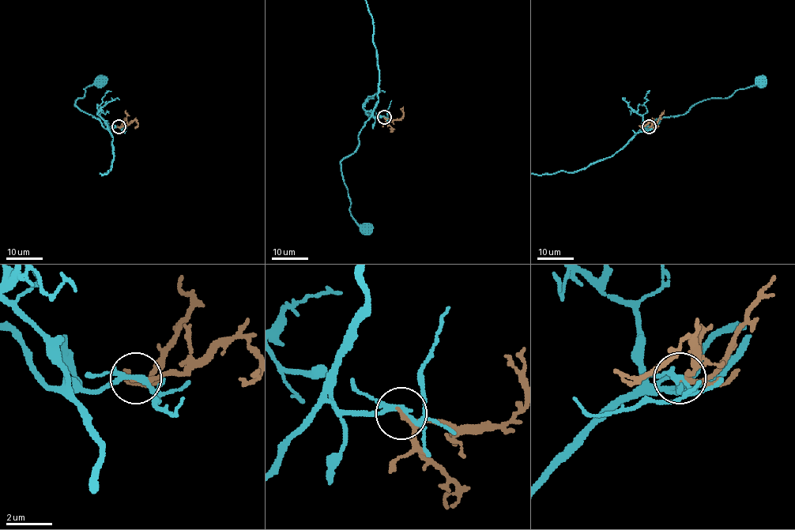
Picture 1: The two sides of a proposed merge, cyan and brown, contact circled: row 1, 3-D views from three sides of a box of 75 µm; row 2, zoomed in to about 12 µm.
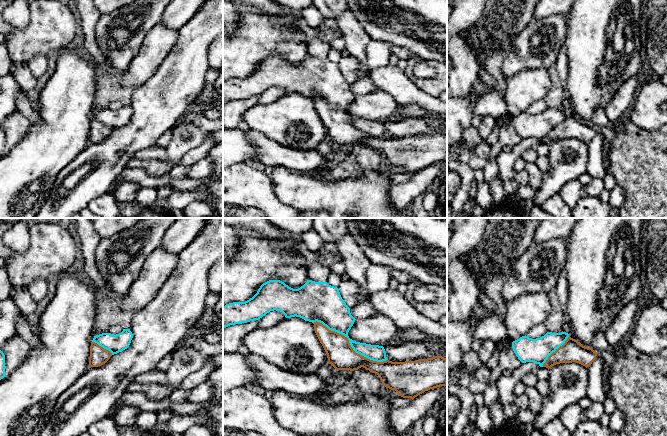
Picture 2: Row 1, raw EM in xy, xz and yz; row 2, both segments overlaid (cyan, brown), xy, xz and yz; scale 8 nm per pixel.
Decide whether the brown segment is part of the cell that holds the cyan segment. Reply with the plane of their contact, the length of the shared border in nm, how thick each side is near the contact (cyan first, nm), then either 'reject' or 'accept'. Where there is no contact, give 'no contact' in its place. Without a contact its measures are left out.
xz | 650 nm | 240/220 nm | reject

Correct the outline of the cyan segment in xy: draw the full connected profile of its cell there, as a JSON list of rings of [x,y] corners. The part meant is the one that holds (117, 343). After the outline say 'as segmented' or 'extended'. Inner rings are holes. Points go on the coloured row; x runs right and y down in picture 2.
[[[123,329],[119,334],[102,333],[94,336],[92,342],[97,343],[99,346],[109,350],[112,355],[122,352],[127,349],[131,343],[133,334],[130,329]]]; as segmented

